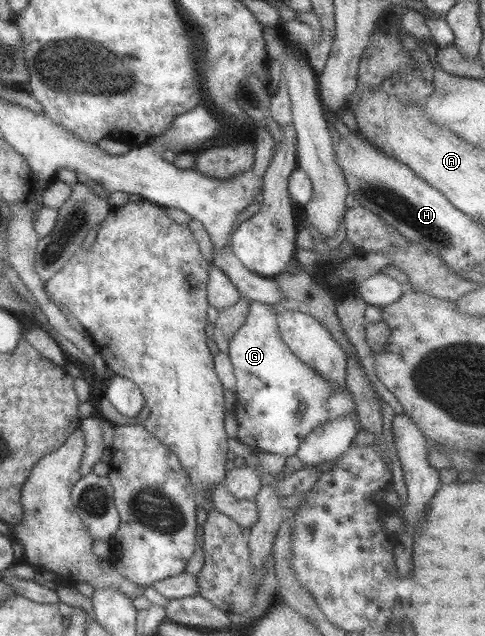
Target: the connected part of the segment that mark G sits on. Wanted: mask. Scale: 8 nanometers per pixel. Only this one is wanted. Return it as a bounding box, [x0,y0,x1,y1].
[228,301,356,458]

